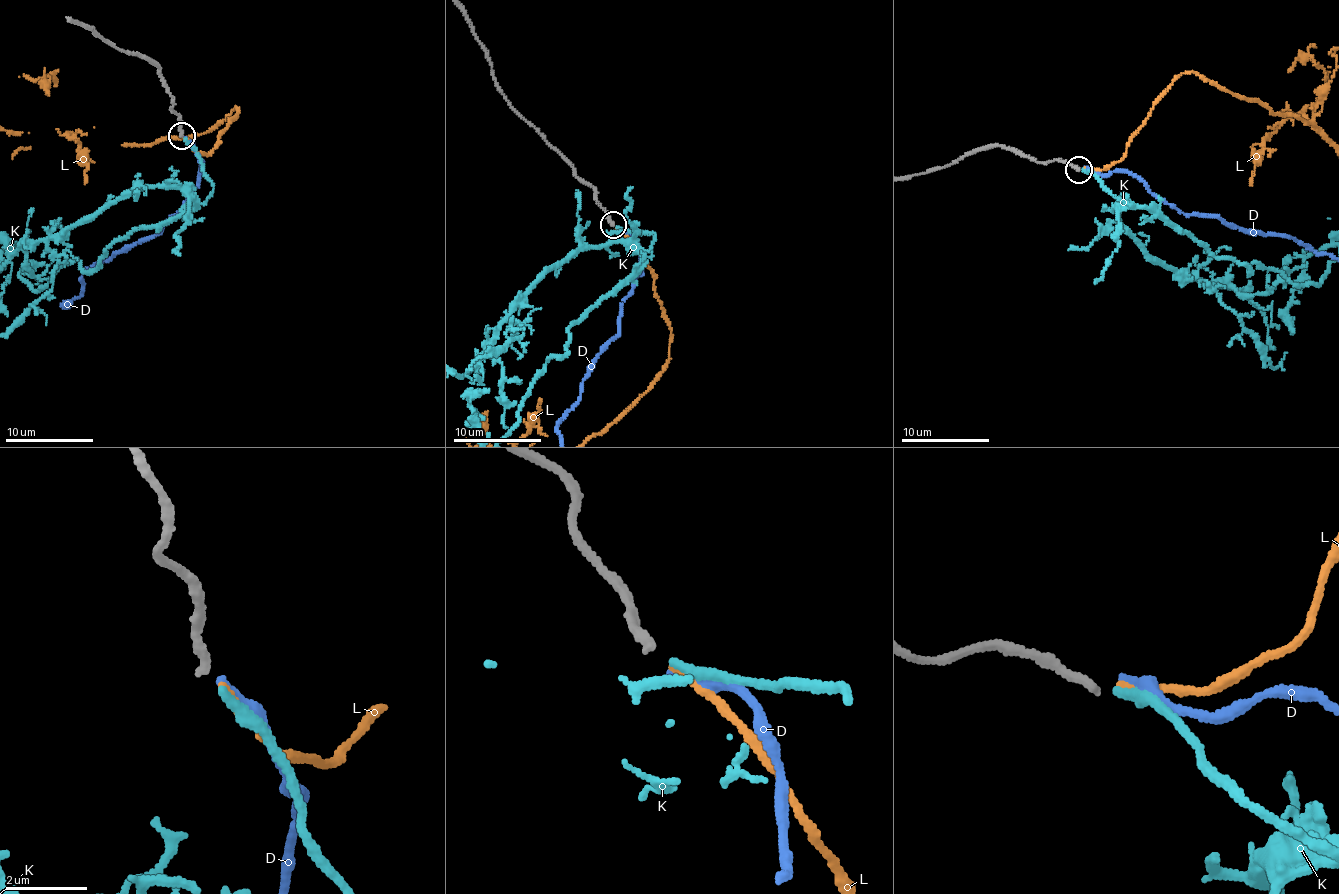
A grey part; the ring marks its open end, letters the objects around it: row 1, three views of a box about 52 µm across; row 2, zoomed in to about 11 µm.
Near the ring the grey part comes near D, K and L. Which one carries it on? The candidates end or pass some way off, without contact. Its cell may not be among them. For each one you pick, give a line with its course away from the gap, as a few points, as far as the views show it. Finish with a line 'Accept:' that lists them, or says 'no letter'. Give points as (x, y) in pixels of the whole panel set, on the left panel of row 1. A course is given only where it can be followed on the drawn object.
K: Its course: (184, 138), (213, 186), (196, 209), (37, 290), (5, 246), (7, 316)
Accept: K

